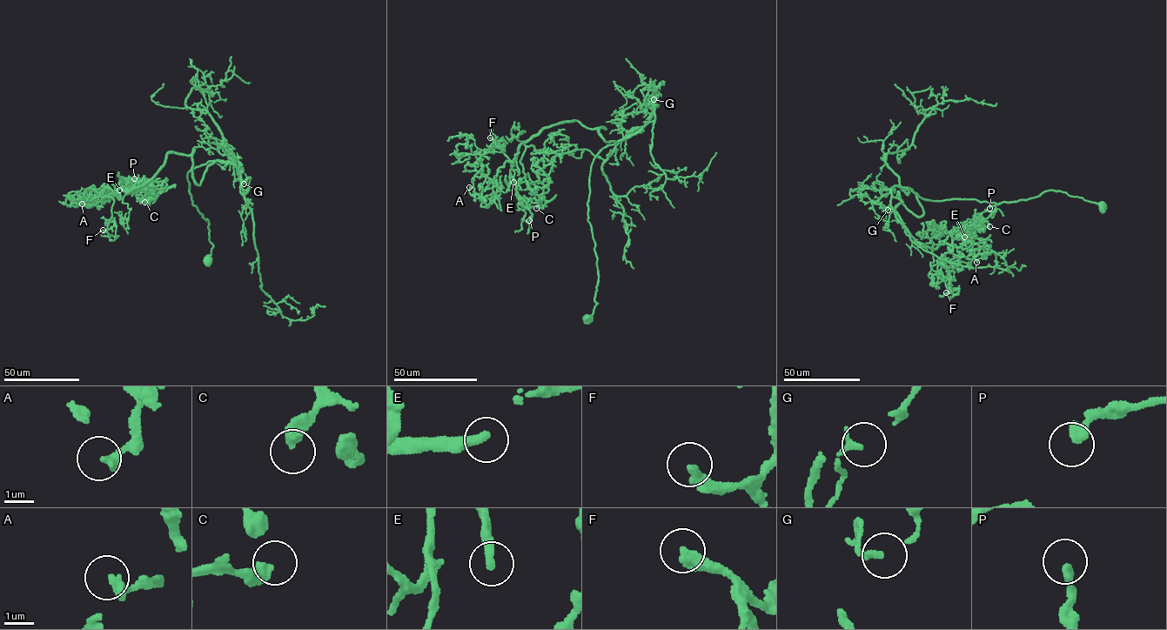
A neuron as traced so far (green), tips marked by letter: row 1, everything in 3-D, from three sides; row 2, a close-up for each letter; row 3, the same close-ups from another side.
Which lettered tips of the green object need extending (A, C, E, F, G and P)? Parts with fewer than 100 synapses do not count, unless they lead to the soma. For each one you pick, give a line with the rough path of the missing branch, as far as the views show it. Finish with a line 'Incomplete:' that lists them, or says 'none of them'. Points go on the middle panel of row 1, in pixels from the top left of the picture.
E: missing branch runs (513, 182), (510, 212), (513, 227), (518, 232), (520, 229)
Incomplete: E

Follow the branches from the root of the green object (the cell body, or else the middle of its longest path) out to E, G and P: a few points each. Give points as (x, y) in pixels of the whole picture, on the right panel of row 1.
E: (1102, 205), (1051, 190), (996, 204), (911, 189), (922, 215), (895, 208), (932, 249), (964, 237)
G: (1102, 205), (1051, 190), (997, 204), (933, 201), (897, 185), (892, 189), (888, 210)
P: (1102, 205), (1051, 190), (996, 204), (911, 189), (922, 215), (901, 198), (895, 210), (932, 250), (989, 208)

